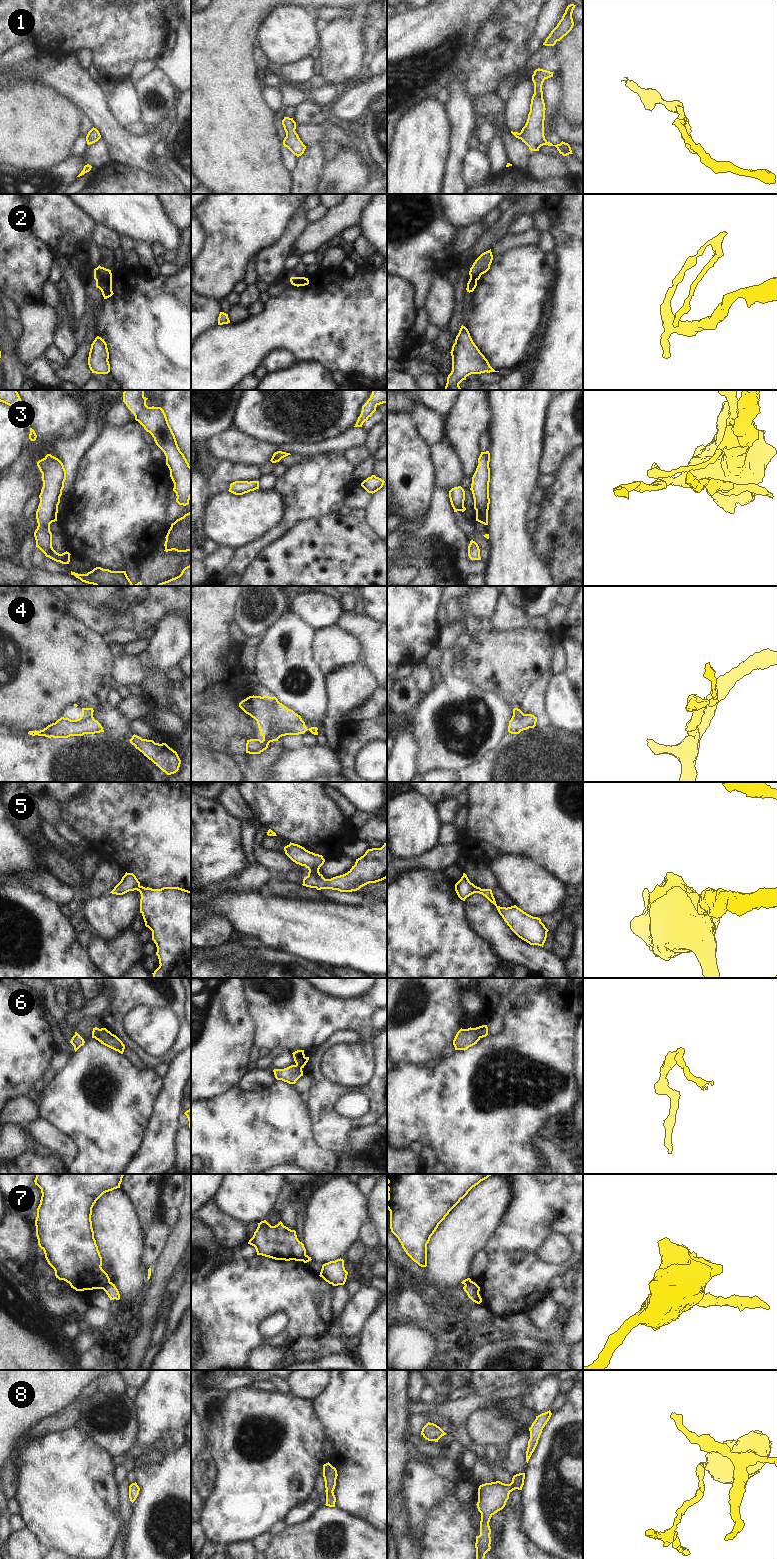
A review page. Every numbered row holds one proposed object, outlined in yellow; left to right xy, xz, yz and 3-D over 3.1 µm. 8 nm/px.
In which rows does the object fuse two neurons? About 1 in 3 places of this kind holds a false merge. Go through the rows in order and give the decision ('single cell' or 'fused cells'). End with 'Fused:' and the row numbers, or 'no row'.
1: single cell
2: fused cells
3: single cell
4: single cell
5: single cell
6: fused cells
7: fused cells
8: single cell
Fused: 2, 6, 7

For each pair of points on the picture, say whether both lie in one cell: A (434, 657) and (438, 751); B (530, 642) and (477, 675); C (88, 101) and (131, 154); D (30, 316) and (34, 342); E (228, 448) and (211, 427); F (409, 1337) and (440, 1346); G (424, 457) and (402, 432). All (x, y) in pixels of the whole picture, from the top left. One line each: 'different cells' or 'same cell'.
A: different cells
B: same cell
C: same cell
D: same cell
E: different cells
F: same cell
G: same cell

